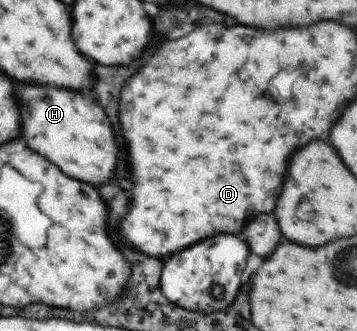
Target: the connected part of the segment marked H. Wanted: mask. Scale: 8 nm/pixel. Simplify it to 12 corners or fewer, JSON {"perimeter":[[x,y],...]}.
{"perimeter":[[20,87],[22,139],[72,179],[118,163],[108,115],[74,91]]}

